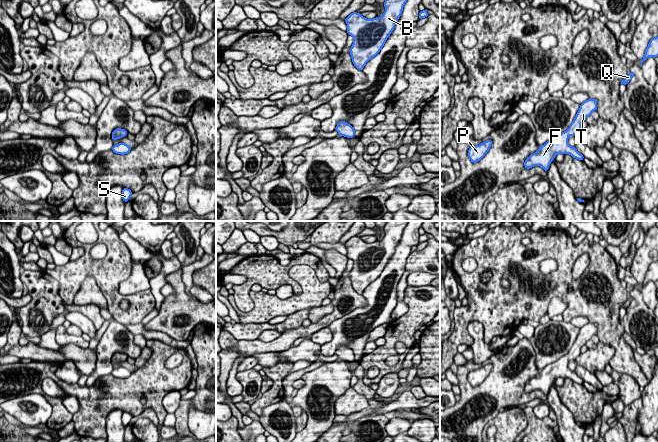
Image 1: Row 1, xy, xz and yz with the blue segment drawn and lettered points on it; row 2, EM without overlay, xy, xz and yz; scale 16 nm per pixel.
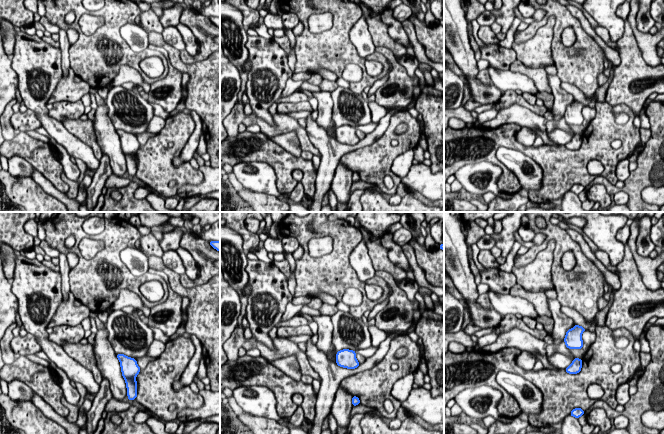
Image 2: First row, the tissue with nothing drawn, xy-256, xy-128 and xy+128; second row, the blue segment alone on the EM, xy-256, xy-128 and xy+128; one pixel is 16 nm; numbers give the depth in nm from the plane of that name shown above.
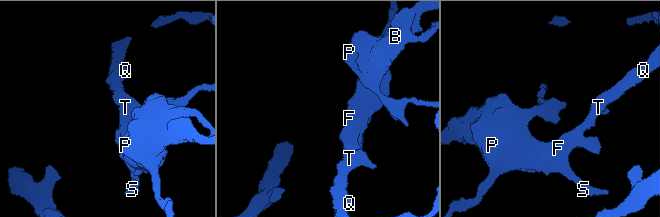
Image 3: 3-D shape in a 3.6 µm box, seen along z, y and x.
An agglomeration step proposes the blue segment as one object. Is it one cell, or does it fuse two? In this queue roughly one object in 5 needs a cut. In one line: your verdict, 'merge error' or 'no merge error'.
no merge error

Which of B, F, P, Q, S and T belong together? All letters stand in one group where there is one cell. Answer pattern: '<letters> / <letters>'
B F P Q S T

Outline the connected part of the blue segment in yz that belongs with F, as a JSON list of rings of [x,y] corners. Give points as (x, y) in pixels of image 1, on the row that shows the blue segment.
[[[588,99],[580,104],[580,108],[569,128],[556,138],[547,141],[535,153],[531,154],[525,160],[524,167],[530,169],[538,165],[547,172],[551,162],[559,153],[569,154],[573,158],[583,161],[584,156],[575,147],[571,147],[568,144],[568,139],[570,136],[575,136],[581,130],[581,123],[595,110],[597,110],[596,99]]]

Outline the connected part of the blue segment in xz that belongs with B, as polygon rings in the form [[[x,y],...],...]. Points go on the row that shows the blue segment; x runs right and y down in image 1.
[[[386,0],[382,16],[367,19],[353,12],[346,17],[347,33],[353,37],[350,55],[354,66],[363,70],[366,63],[375,57],[395,28],[407,0]]]

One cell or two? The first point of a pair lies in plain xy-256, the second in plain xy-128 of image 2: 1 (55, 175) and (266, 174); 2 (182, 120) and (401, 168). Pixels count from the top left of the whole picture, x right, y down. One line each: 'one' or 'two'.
1: two
2: two

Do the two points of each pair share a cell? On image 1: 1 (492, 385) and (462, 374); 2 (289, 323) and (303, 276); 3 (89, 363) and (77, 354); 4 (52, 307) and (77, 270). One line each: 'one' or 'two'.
1: one
2: two
3: one
4: two

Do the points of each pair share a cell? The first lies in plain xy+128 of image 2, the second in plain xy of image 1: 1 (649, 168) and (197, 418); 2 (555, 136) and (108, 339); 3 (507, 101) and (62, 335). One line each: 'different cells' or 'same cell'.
1: different cells
2: same cell
3: same cell

